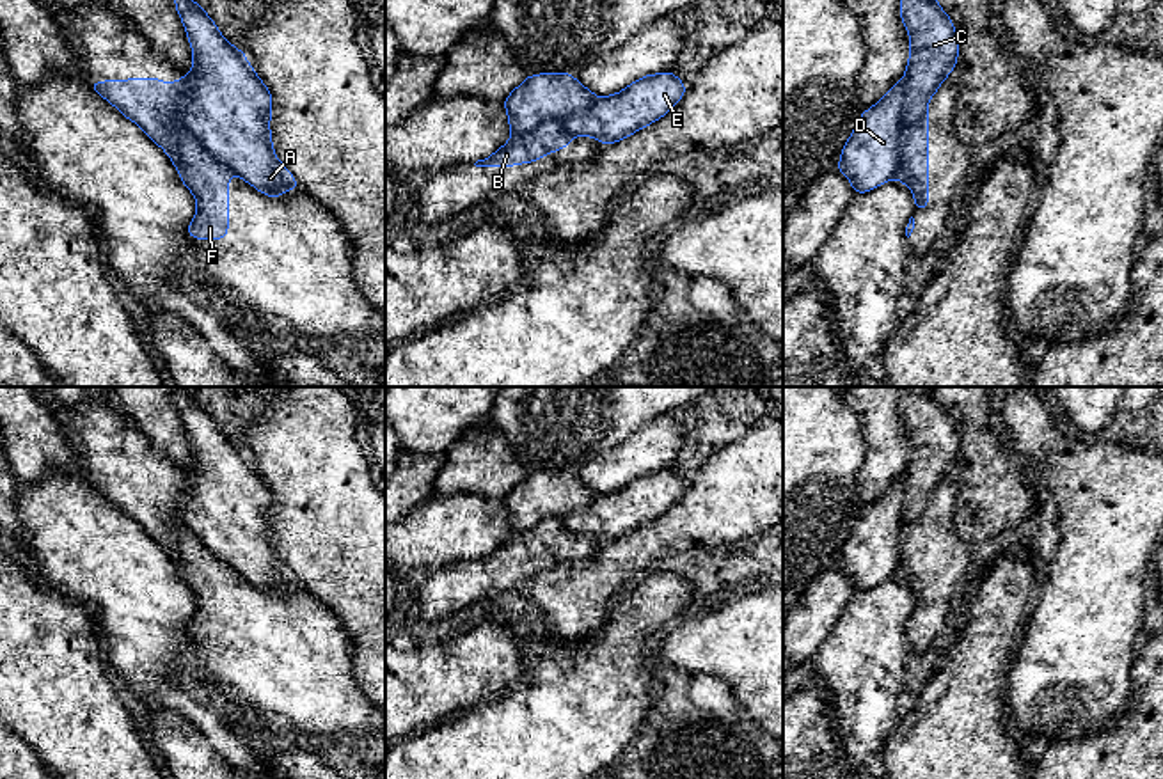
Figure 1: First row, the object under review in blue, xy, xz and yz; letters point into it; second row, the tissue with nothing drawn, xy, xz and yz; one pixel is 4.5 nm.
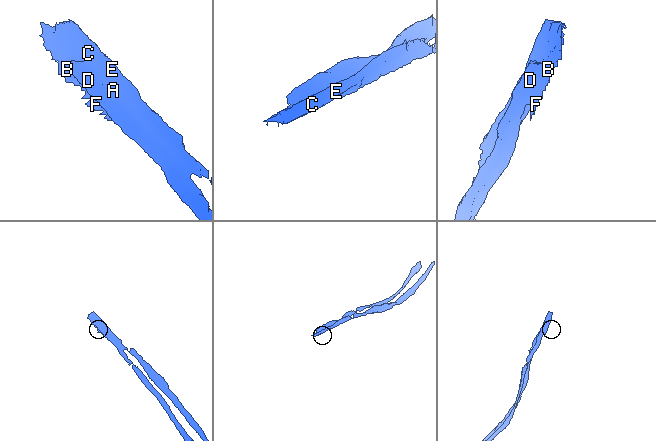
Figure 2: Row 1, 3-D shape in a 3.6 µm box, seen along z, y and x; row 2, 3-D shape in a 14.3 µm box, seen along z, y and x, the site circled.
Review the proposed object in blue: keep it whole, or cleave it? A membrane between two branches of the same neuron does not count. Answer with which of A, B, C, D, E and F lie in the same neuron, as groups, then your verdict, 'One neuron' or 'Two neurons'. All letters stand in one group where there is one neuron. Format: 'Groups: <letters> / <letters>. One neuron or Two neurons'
Groups: A B C E F / D. Two neurons

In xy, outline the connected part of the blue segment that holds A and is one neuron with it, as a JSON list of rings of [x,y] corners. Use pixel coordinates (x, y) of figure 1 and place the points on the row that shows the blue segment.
[[[174,0],[183,27],[192,44],[194,67],[183,75],[185,99],[179,106],[179,122],[174,126],[178,135],[178,154],[170,158],[183,185],[197,201],[197,215],[186,227],[190,238],[224,240],[229,231],[229,174],[236,172],[240,179],[252,185],[261,193],[279,199],[286,190],[300,190],[291,172],[273,154],[270,117],[272,92],[254,73],[243,50],[234,48],[224,39],[218,27],[194,0]]]

